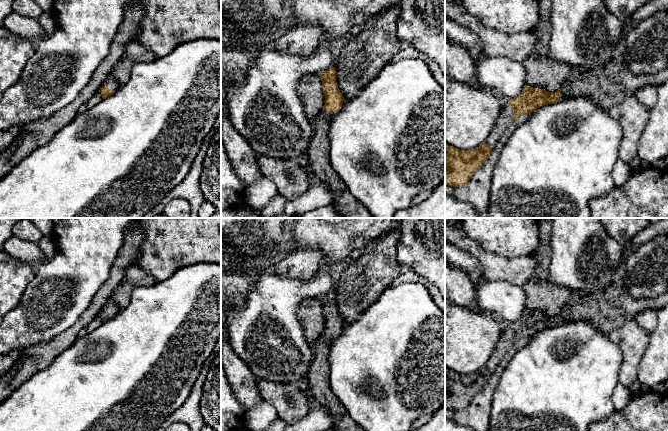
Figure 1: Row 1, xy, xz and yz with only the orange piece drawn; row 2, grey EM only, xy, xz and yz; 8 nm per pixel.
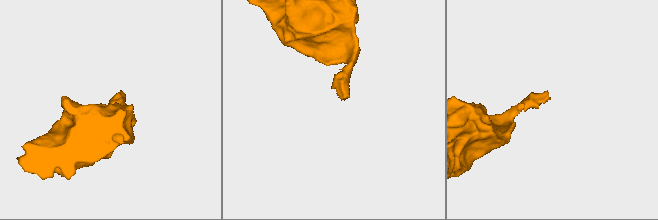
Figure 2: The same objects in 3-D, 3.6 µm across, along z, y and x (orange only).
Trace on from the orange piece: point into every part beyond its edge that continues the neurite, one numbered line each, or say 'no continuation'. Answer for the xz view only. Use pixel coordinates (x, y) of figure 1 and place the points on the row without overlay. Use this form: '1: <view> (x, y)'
1: xz (318, 378)

